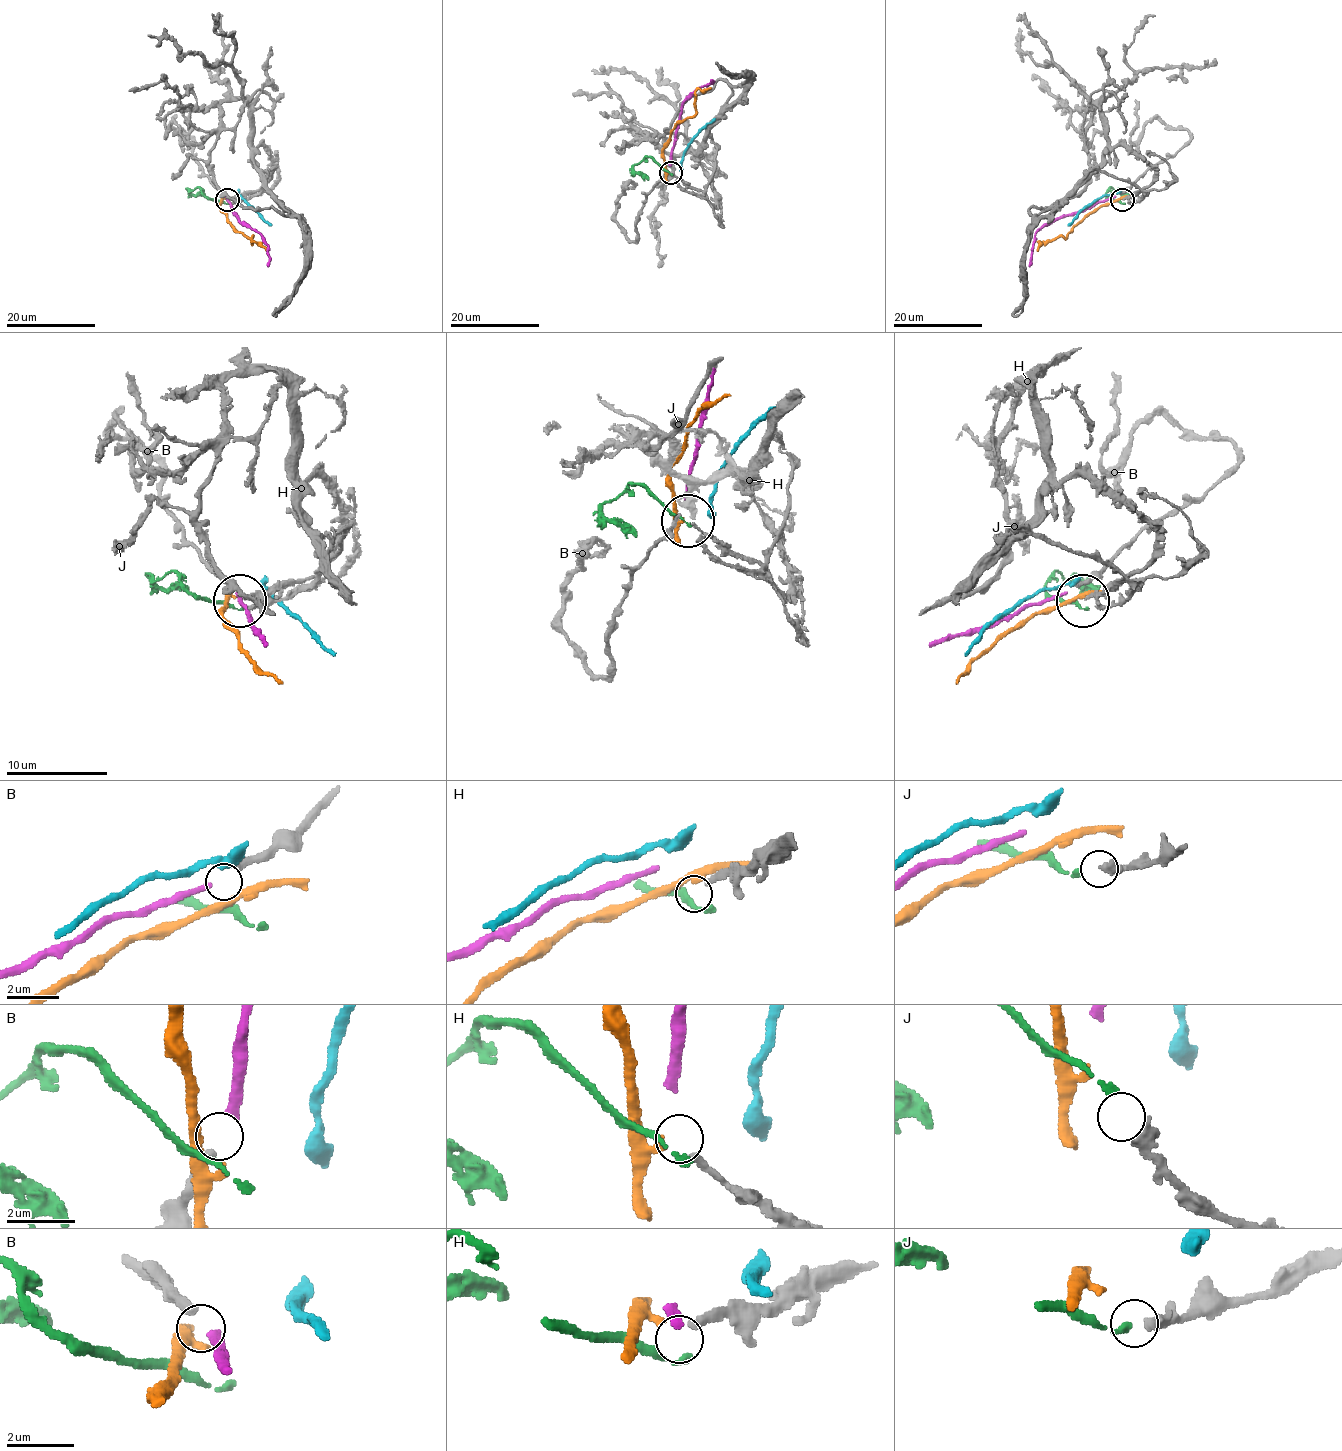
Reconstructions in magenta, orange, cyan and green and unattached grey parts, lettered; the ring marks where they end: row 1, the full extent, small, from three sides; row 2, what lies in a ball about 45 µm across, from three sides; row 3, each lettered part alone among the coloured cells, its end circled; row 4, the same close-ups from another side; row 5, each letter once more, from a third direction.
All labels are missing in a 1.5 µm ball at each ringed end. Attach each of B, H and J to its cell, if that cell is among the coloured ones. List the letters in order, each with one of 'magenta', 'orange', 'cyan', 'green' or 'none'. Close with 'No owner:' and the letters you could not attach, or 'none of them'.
B: magenta
H: none
J: green
No owner: H

